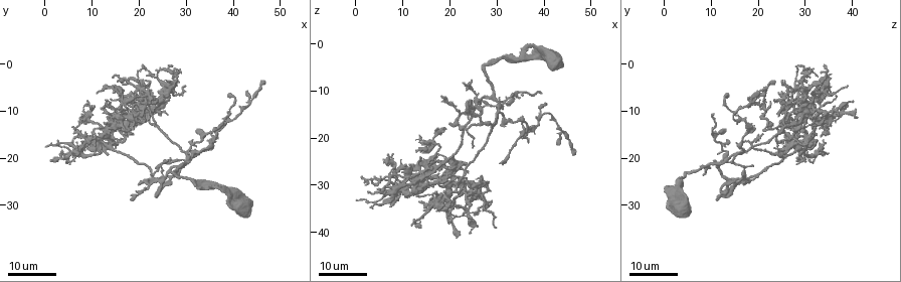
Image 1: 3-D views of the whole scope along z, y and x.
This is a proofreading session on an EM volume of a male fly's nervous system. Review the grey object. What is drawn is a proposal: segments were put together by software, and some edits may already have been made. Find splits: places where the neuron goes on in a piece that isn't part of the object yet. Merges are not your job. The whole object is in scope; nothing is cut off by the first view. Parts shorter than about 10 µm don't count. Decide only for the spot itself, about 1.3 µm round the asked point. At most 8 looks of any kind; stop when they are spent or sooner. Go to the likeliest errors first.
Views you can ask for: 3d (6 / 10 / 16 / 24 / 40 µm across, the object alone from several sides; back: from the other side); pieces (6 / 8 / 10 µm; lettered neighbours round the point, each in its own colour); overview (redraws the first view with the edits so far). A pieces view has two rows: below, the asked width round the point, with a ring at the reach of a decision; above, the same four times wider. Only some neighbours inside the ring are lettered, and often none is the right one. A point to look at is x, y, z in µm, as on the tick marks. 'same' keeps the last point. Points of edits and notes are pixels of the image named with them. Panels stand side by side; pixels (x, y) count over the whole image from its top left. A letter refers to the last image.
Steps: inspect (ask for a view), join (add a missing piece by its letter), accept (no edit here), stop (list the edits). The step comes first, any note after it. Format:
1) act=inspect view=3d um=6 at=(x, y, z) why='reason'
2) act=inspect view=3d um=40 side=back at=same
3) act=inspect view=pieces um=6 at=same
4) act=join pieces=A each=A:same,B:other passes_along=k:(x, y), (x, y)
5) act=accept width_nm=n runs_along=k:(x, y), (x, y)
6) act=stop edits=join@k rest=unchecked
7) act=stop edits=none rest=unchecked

act=inspect view=3d um=16 at=(21.0, 0.5, 34.0) why='free end'

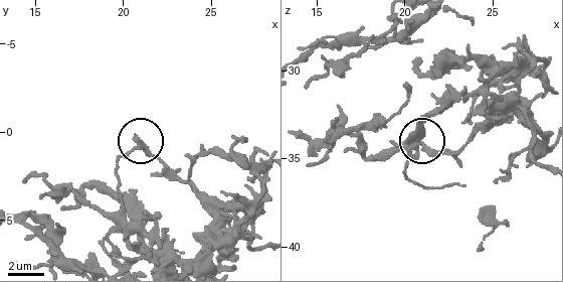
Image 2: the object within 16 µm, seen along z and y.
act=inspect view=pieces um=8 at=same why='what lies round it'

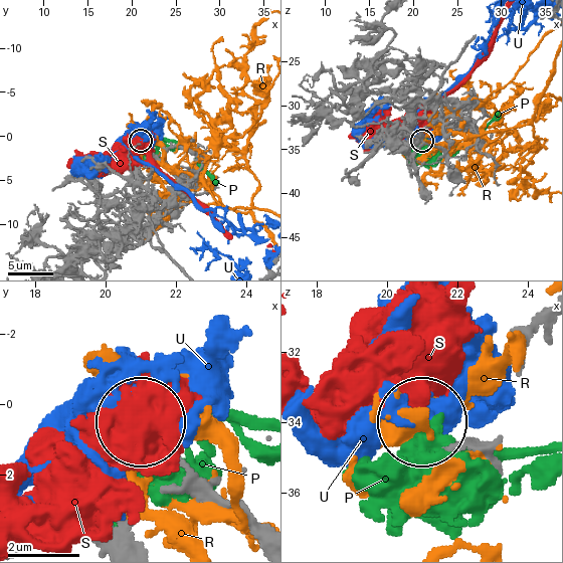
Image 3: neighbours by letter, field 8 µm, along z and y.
act=accept width_nm=220 each=P:other,R:other,S:other,U:other found='no lettered piece goes on from it'

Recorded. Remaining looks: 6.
act=inspect view=3d um=24 at=(22.5, 23.5, 8.5) why='free end'

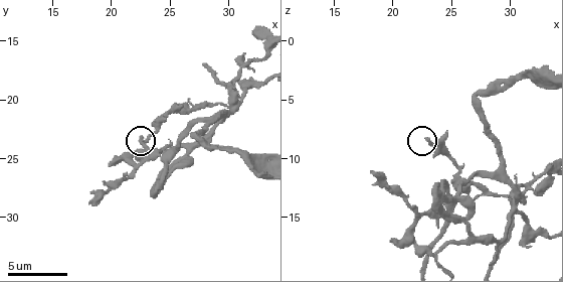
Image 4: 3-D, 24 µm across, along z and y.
act=inspect view=pieces um=6 at=(22.8, 23.4, 8.2) why='see the neighbours'

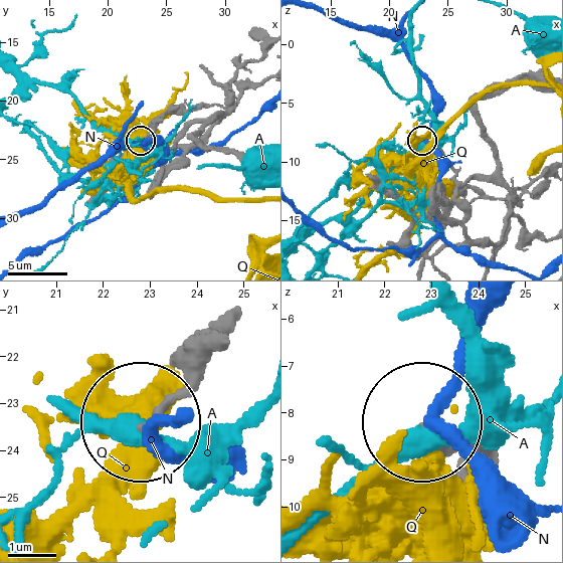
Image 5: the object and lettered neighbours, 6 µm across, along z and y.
act=accept each=A:other,N:other,Q:other found='none of them fits'

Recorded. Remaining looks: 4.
act=inspect view=3d um=16 at=(39.5, 11.0, 10.5)

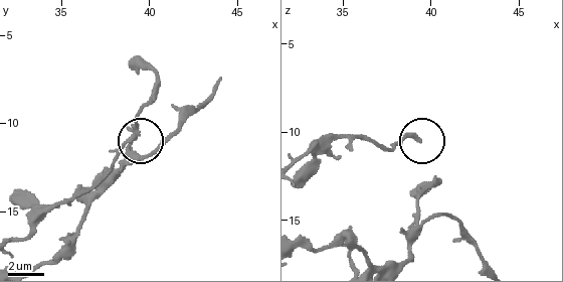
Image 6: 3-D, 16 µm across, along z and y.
act=inspect view=pieces um=6 at=(39.4, 10.5, 10.5)

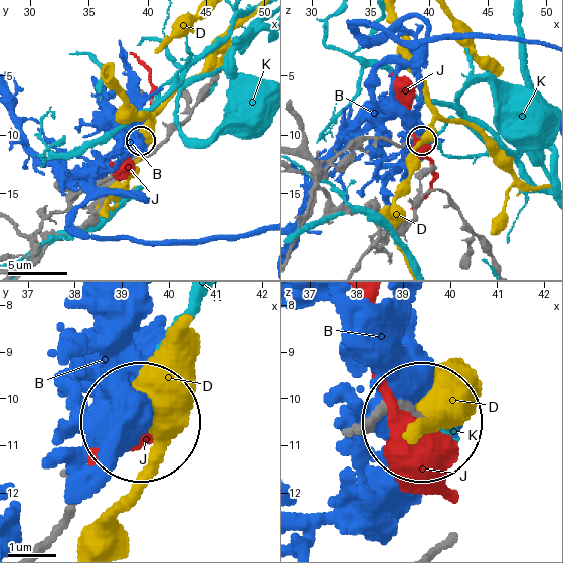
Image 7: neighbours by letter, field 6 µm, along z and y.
act=accept width_nm=220 each=B:other,D:other,J:other,K:other runs_along=7:(361, 433), (393, 413), (413, 417) found='none of them fits'

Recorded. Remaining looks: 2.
act=inspect view=3d um=16 at=(43.0, 5.5, 21.5) why='free end'

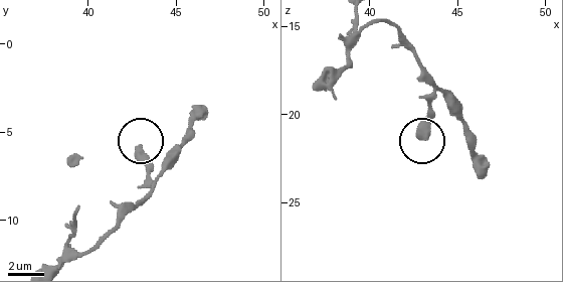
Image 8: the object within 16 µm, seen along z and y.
act=inspect view=pieces um=6 at=(43.0, 5.8, 21.2) why='what lies round it'

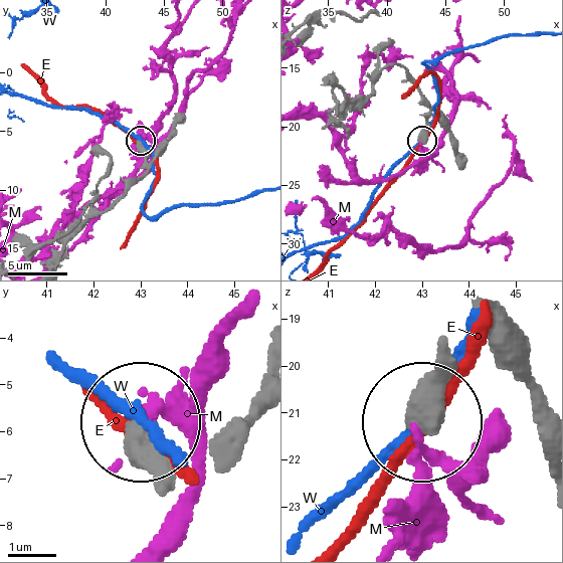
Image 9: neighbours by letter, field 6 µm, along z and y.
act=accept each=E:other,M:other,W:other runs_along=9:(159, 486), (139, 430) found='no lettered piece goes on from it'

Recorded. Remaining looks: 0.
act=stop edits=none rest=unchecked

